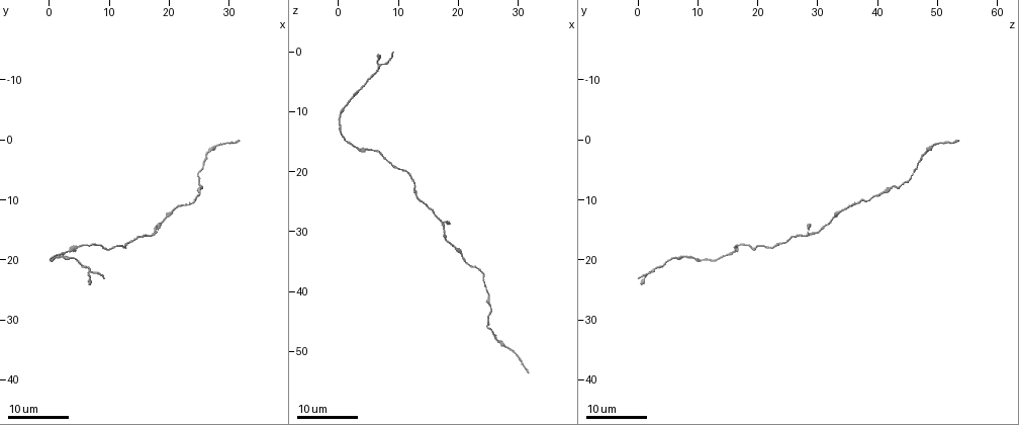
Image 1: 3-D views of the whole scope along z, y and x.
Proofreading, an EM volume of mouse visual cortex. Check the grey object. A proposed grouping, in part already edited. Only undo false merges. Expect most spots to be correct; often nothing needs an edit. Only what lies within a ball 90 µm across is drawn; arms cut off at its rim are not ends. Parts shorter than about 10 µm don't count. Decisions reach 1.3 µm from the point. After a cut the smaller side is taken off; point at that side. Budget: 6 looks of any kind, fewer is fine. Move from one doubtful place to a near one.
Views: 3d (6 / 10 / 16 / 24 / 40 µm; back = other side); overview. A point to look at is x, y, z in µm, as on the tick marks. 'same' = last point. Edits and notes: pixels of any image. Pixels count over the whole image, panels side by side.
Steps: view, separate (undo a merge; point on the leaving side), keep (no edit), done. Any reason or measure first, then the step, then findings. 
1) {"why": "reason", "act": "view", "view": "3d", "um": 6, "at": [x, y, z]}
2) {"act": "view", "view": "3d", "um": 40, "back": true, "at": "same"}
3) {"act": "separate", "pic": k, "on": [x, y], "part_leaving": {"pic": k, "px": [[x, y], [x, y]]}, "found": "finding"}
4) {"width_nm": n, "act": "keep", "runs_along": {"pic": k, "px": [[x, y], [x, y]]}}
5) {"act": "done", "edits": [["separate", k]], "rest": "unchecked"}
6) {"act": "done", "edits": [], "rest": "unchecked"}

{"why": "sudden change in width", "act": "view", "view": "3d", "um": 24, "at": [5.5, 20.5, 4.0]}

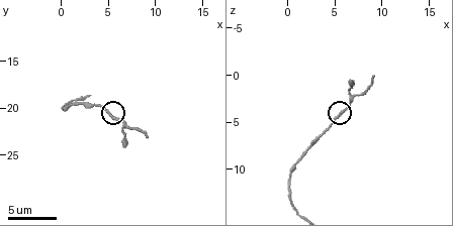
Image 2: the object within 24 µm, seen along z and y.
{"act": "view", "view": "3d", "um": 10, "at": [5.4, 20.8, 4.6]}

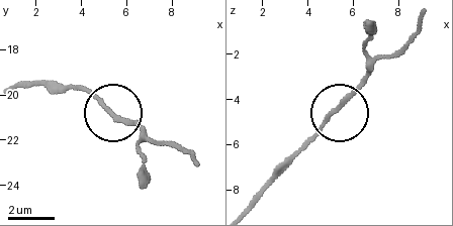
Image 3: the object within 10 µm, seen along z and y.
{"act": "keep", "found": "all the same neuron"}

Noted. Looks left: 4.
{"why": "thin neck", "act": "view", "view": "3d", "um": 16, "at": [12.5, 18.0, 22.5]}

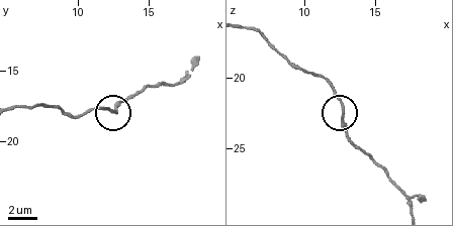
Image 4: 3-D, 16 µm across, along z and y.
{"act": "view", "view": "3d", "um": 6, "at": [12.6, 18.2, 22.2]}

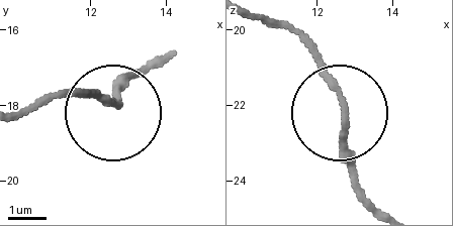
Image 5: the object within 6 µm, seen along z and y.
{"width_nm": 160, "act": "keep", "runs_along": {"pic": 5, "px": [[159, 59], [110, 107], [66, 97]]}, "found": "continuous, no second neuron"}

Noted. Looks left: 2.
{"why": "thick turns thin", "act": "view", "view": "3d", "um": 16, "at": [0.5, 19.5, 11.5]}

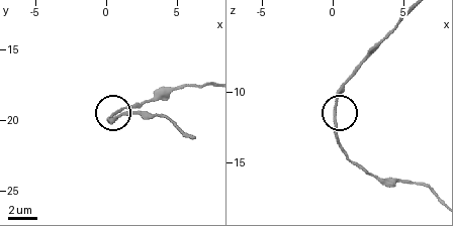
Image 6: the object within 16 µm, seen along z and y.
{"why": "closer look", "act": "view", "view": "3d", "um": 10, "at": [0.2, 19.8, 11.4]}

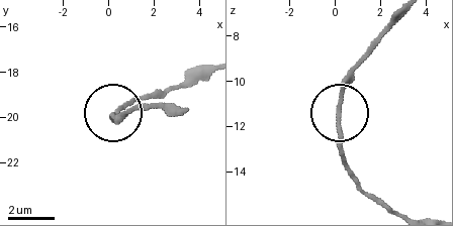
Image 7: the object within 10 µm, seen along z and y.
{"act": "keep", "runs_along": {"pic": 7, "px": [[387, 206], [364, 191], [341, 150], [341, 87], [356, 65]]}, "found": "all the same neuron"}

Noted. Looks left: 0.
{"act": "done", "edits": [], "rest": "unchecked"}

